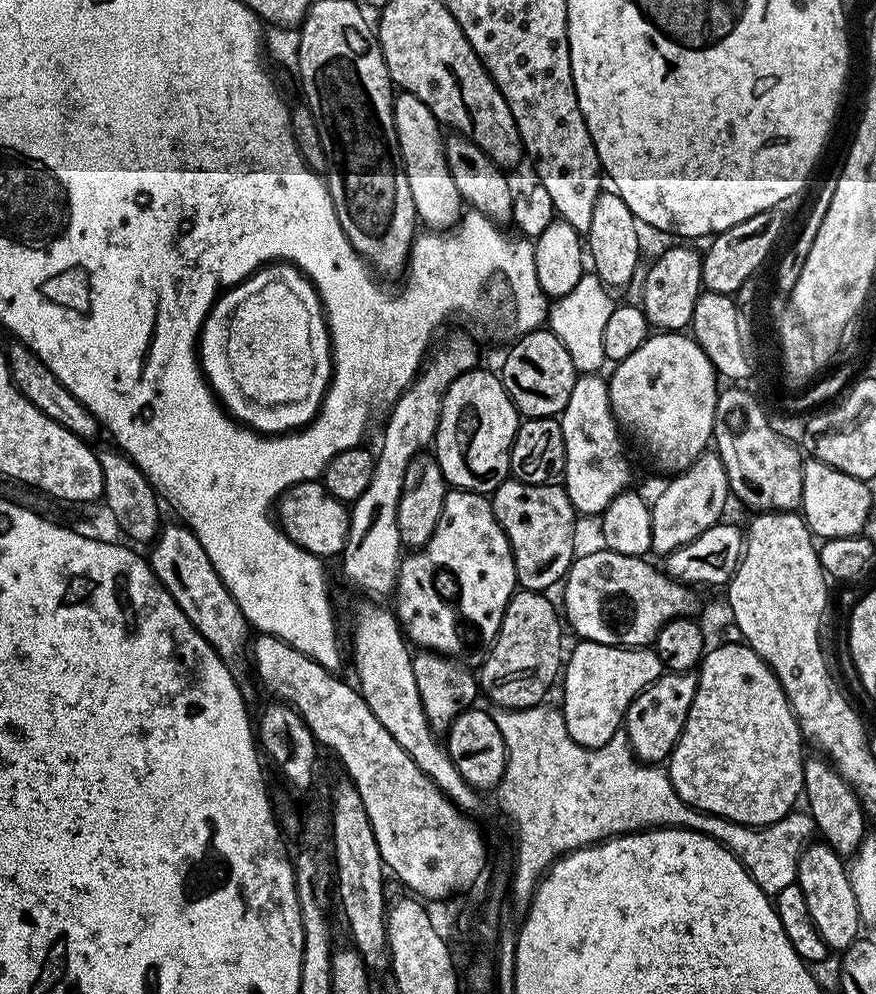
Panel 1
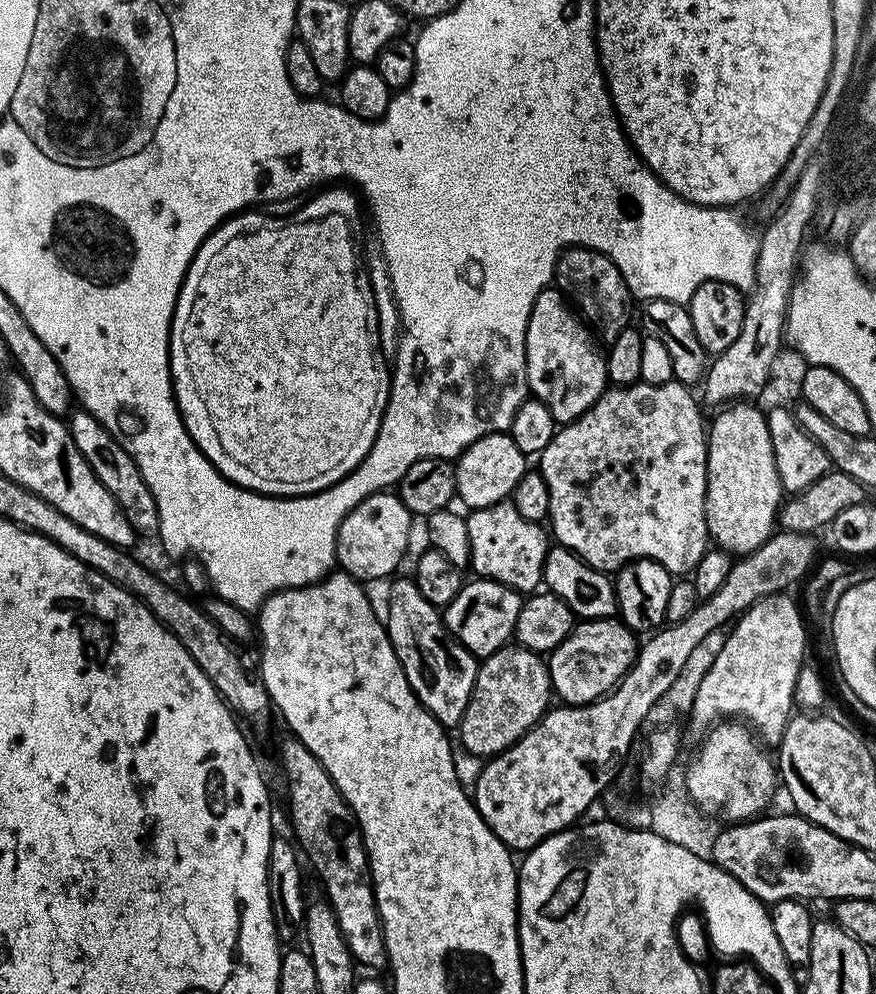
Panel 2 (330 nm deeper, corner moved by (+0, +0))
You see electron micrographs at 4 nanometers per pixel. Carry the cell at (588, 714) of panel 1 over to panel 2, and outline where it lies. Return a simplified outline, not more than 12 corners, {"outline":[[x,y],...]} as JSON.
{"outline":[[577,623],[547,657],[552,690],[593,704],[631,670],[637,633]]}

